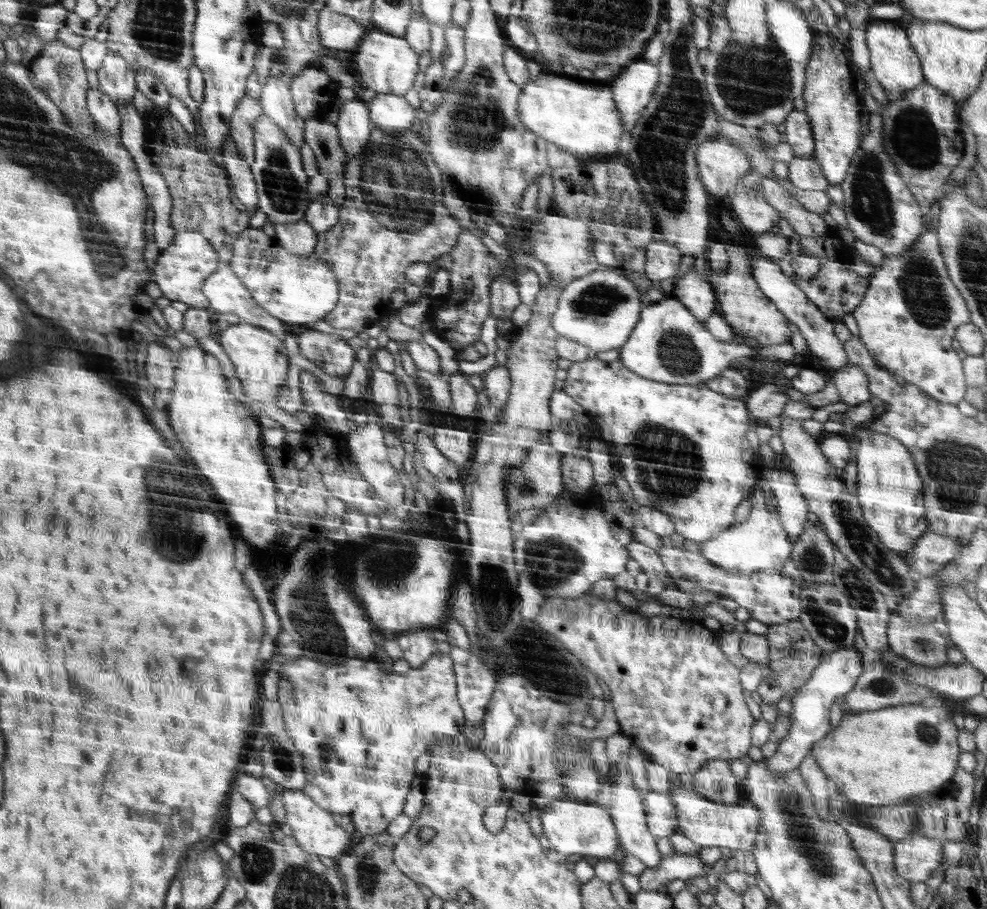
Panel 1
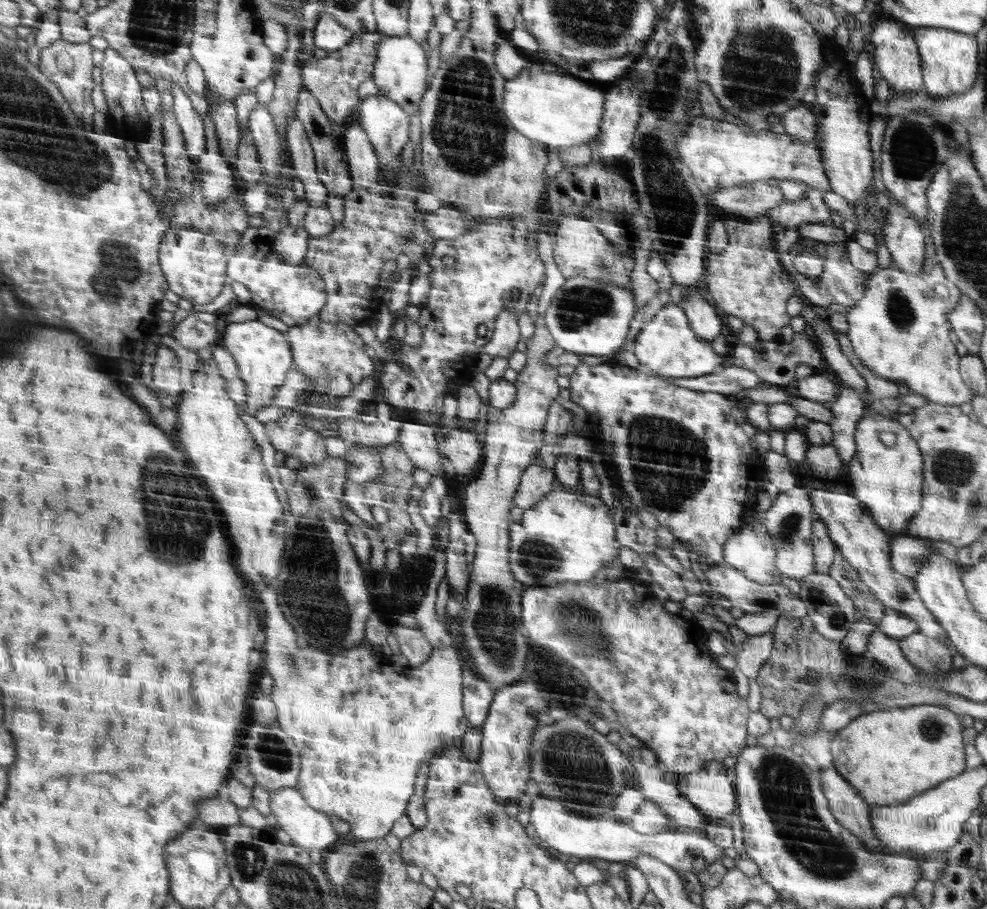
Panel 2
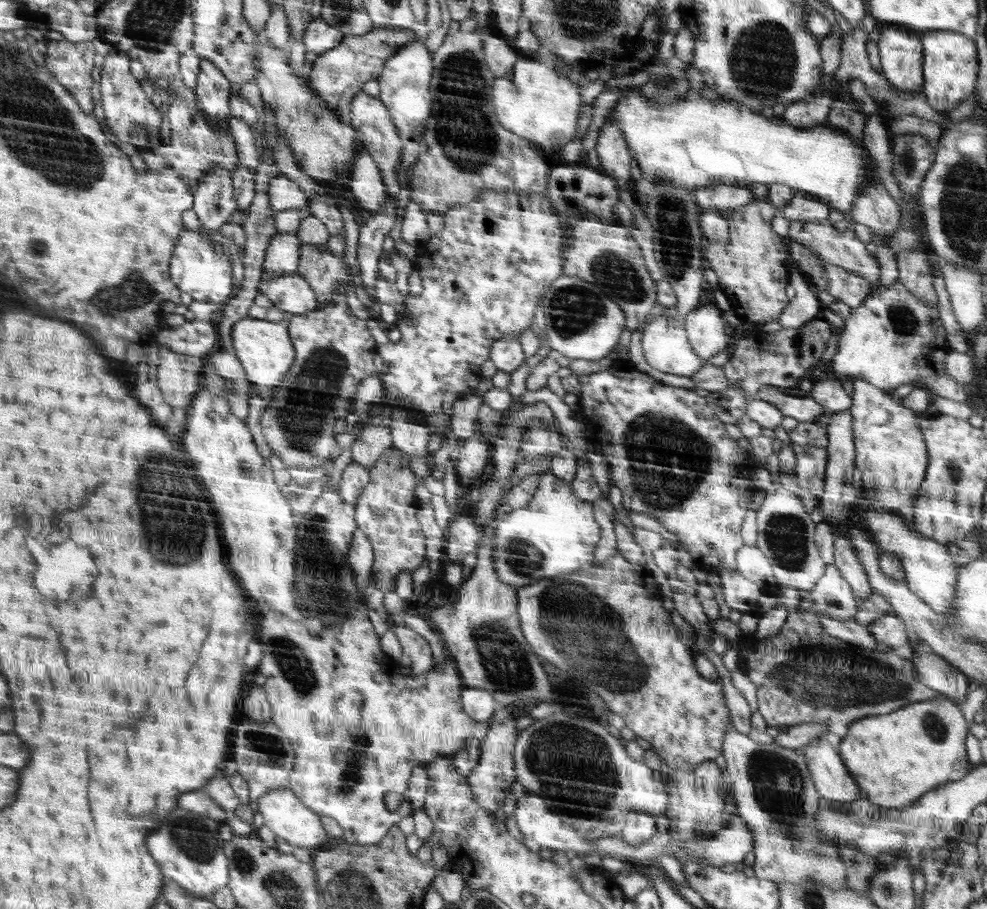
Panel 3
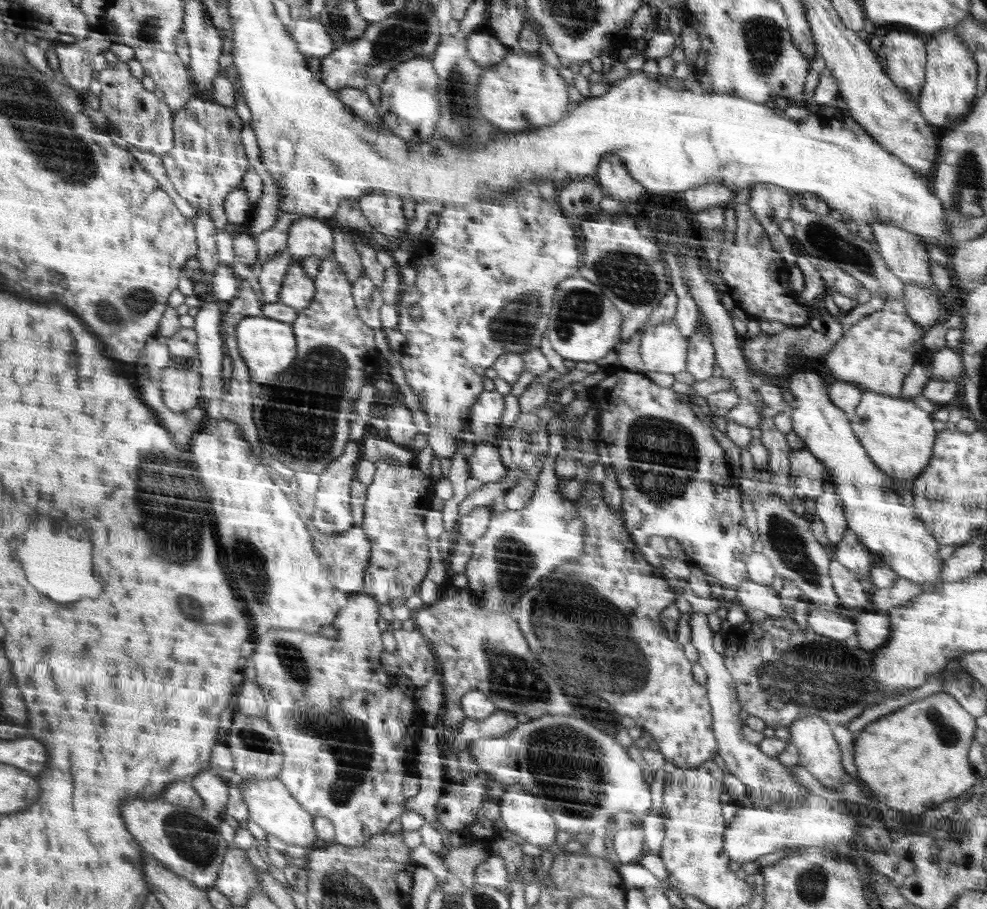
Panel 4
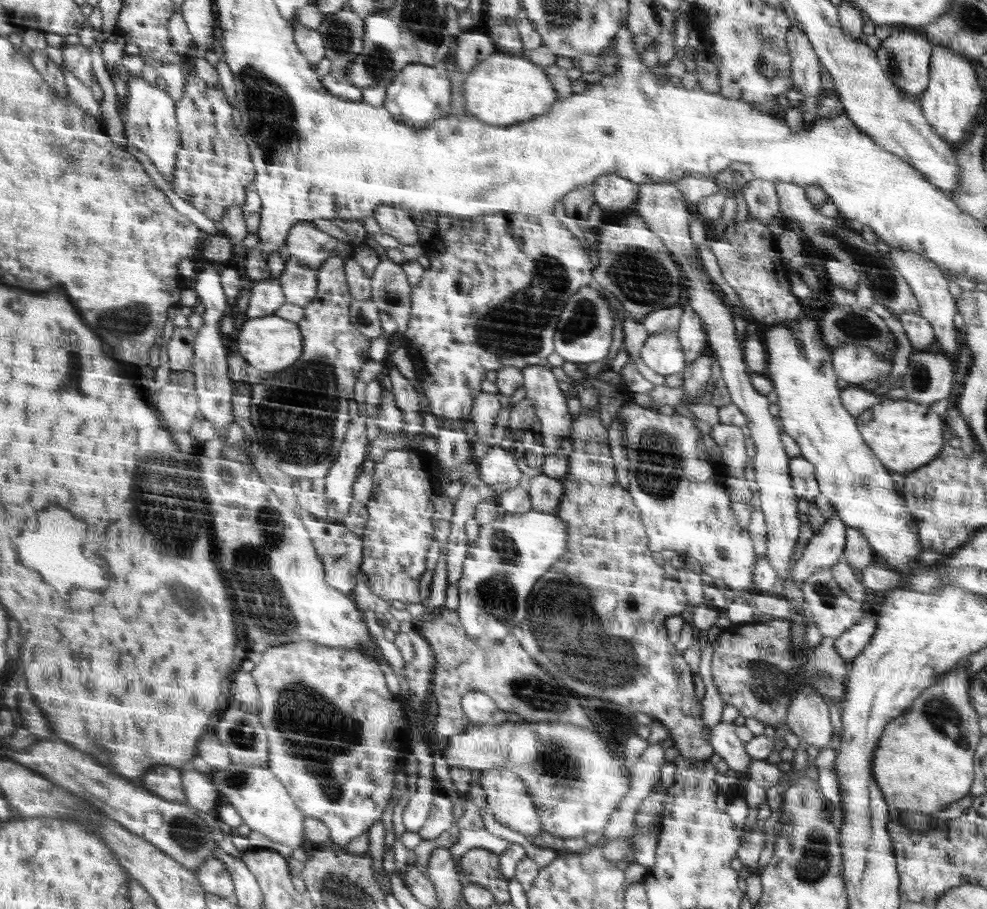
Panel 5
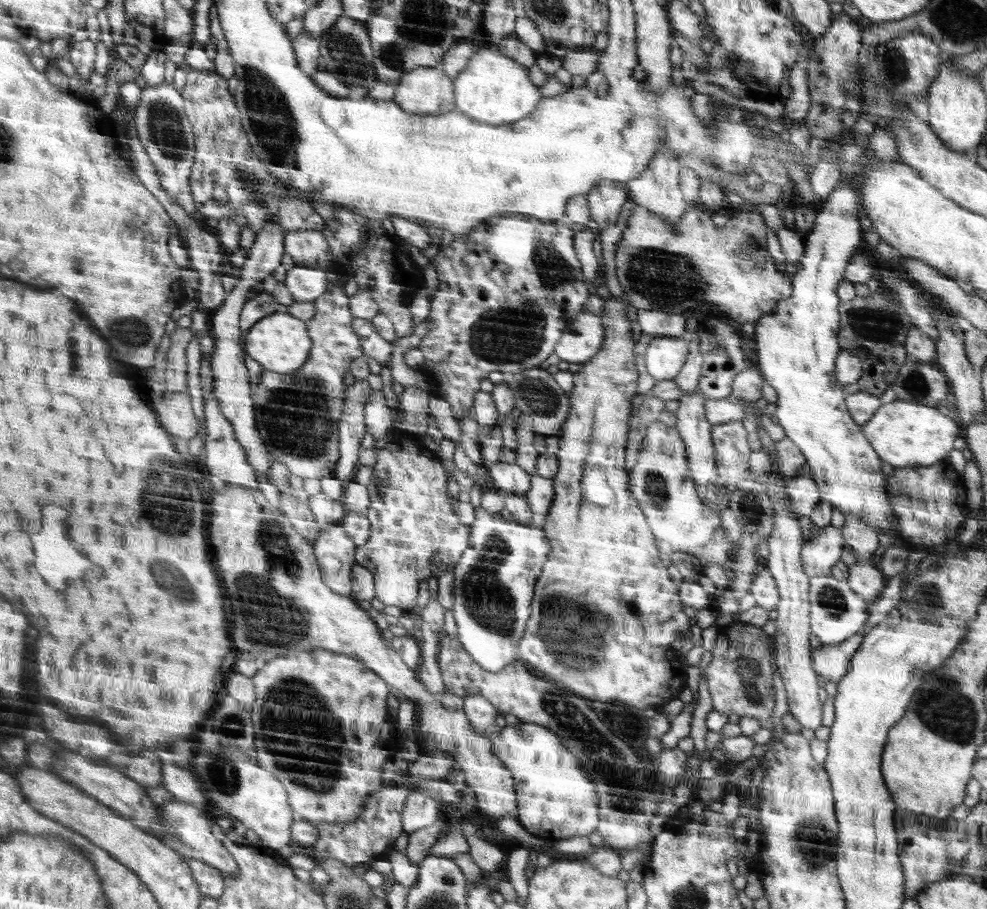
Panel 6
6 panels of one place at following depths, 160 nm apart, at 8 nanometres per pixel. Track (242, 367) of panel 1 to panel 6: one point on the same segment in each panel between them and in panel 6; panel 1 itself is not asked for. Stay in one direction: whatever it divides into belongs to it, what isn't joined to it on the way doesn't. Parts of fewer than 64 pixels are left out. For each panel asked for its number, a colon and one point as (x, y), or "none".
2: (263, 357)
3: (266, 352)
4: (267, 346)
5: (268, 344)
6: (280, 343)

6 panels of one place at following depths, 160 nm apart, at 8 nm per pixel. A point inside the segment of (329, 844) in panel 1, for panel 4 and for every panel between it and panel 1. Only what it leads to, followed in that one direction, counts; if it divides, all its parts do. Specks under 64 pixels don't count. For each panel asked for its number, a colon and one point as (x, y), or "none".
2: (308, 828)
3: (283, 812)
4: (271, 805)

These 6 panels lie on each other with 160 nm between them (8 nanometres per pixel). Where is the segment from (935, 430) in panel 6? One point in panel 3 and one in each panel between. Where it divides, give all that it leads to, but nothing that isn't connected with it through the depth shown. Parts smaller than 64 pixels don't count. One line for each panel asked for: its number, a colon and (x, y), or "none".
3: (891, 458)
4: (899, 437)
5: (904, 435)

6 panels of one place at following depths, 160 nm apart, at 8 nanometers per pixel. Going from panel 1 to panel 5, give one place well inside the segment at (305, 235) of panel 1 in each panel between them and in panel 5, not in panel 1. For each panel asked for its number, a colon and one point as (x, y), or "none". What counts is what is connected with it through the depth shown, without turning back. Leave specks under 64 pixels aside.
2: (291, 243)
3: (283, 255)
4: (271, 276)
5: (267, 296)

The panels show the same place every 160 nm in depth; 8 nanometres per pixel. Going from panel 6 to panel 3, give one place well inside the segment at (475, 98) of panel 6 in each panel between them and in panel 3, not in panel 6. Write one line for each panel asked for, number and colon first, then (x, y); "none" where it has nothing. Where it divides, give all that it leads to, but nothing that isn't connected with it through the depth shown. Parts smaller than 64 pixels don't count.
3: (534, 102)
4: (520, 93)
5: (504, 89)

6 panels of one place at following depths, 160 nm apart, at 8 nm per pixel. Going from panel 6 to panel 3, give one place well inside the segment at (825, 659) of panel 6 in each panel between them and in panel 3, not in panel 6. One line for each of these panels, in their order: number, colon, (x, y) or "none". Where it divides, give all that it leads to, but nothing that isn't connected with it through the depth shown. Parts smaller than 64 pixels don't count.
3: (889, 631)
4: (873, 629)
5: (850, 645)

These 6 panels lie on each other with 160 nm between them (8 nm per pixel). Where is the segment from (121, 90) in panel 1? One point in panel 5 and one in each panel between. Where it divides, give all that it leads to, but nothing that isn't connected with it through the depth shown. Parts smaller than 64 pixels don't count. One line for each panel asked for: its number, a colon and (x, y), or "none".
2: (127, 116)
3: (132, 118)
4: (141, 119)
5: (149, 120)

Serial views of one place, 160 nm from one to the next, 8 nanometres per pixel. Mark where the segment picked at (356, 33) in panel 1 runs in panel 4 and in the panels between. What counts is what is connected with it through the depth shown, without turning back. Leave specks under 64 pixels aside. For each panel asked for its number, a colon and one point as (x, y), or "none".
2: (330, 35)
3: (320, 37)
4: (311, 35)

